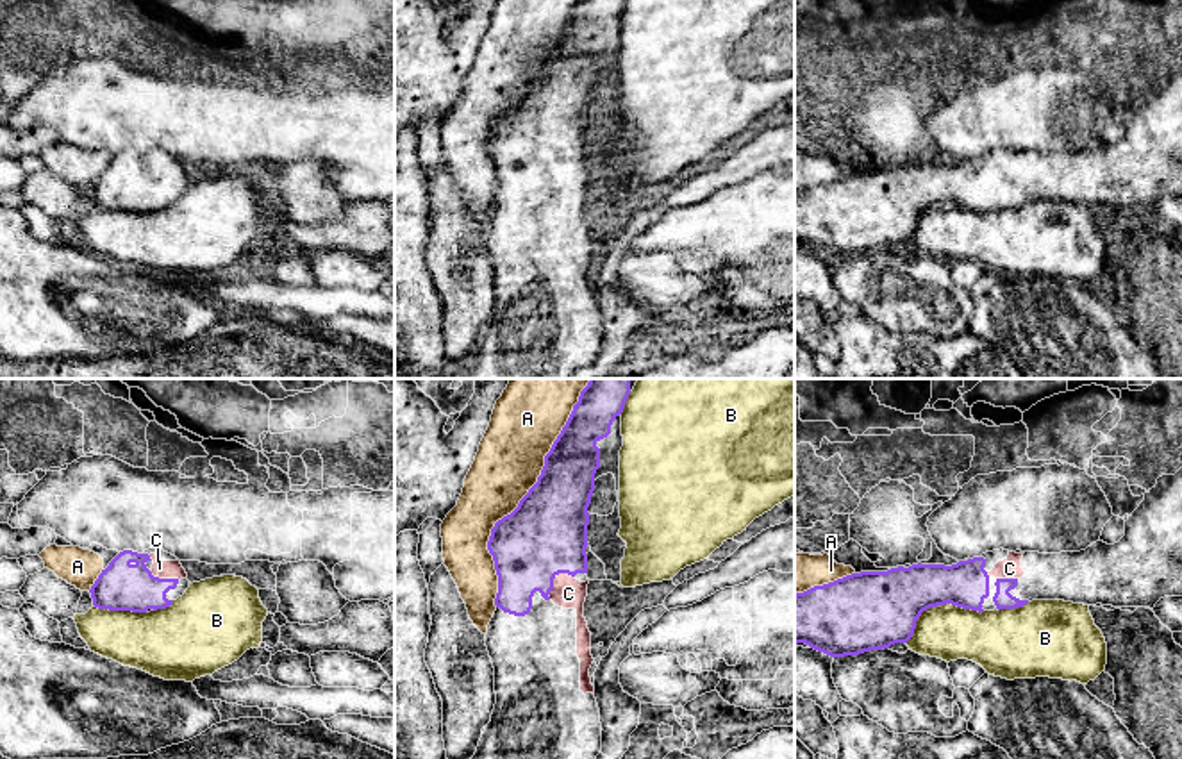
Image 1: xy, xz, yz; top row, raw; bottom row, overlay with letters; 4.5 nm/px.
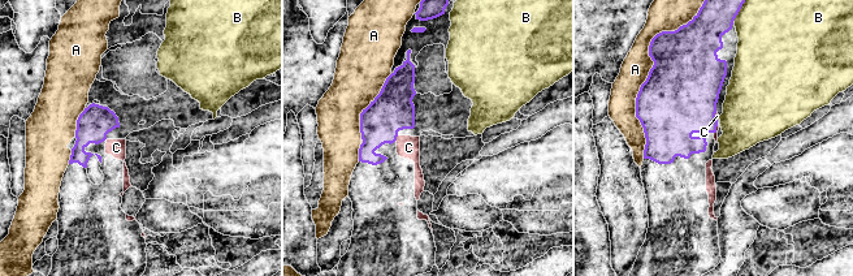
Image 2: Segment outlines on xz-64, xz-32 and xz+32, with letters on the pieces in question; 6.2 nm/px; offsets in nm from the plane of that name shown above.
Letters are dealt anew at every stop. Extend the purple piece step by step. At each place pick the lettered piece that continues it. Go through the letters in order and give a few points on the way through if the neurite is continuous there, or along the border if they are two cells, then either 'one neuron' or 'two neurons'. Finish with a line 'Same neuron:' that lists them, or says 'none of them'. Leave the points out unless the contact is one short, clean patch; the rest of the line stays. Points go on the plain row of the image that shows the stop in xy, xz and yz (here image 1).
A: two neurons
B: two neurons
C: one neuron
Same neuron: C

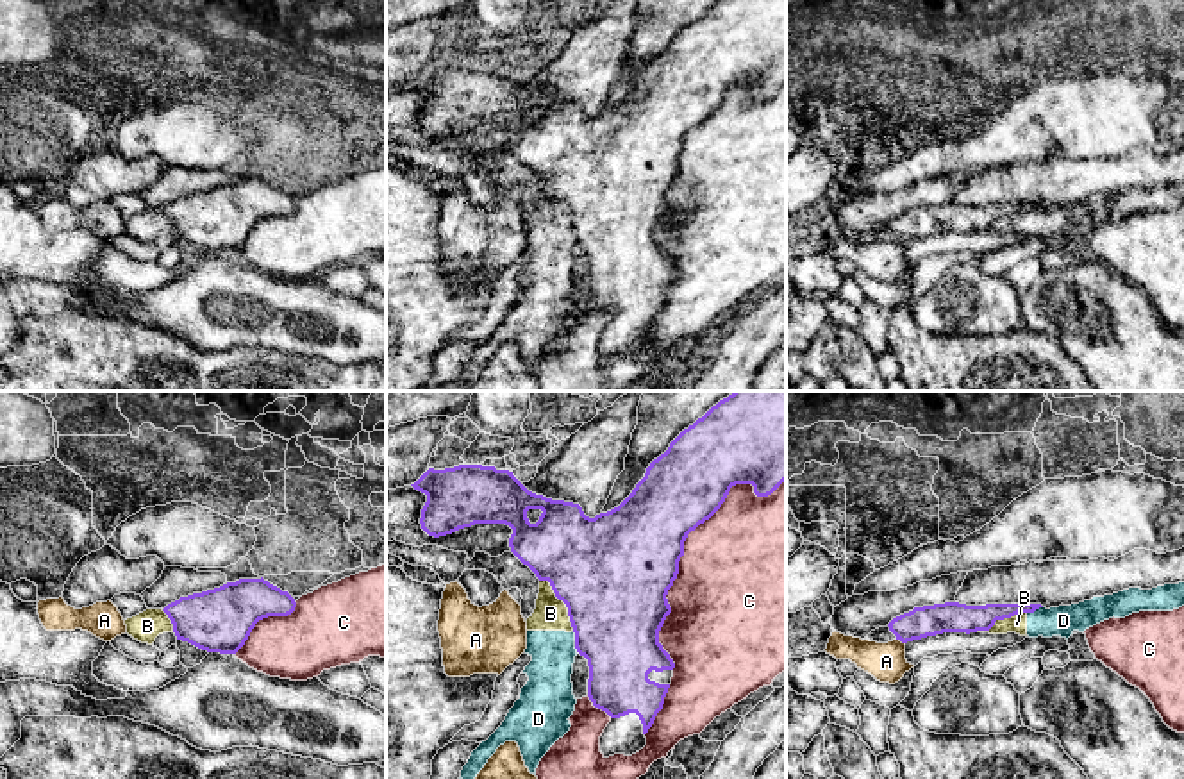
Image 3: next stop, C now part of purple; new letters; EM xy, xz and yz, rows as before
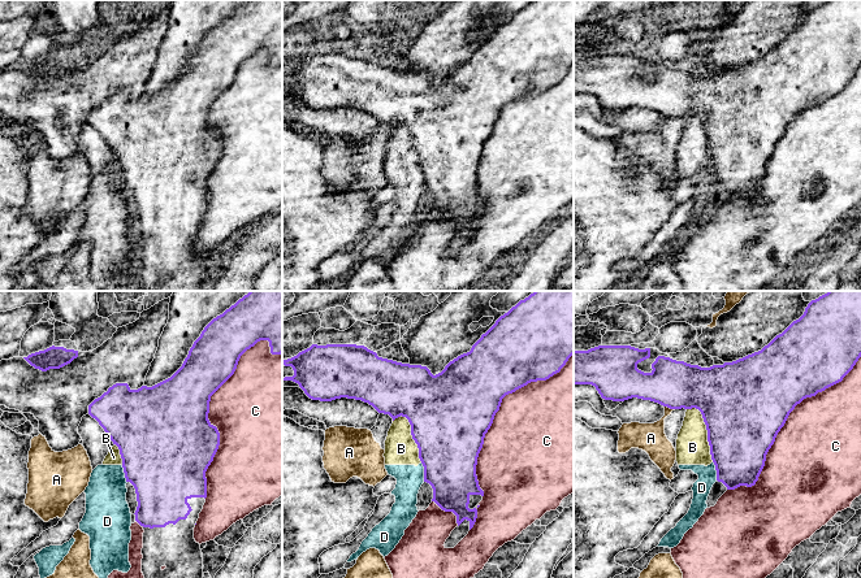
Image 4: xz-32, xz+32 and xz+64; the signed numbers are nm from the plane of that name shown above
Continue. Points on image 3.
A: border yz (897, 238), (904, 243); two neurons
B: border xz (540, 179), (545, 179), (565, 204), (574, 229); two neurons
C: two neurons
D: border xz (572, 231), (577, 251); two neurons
Same neuron: none of them

